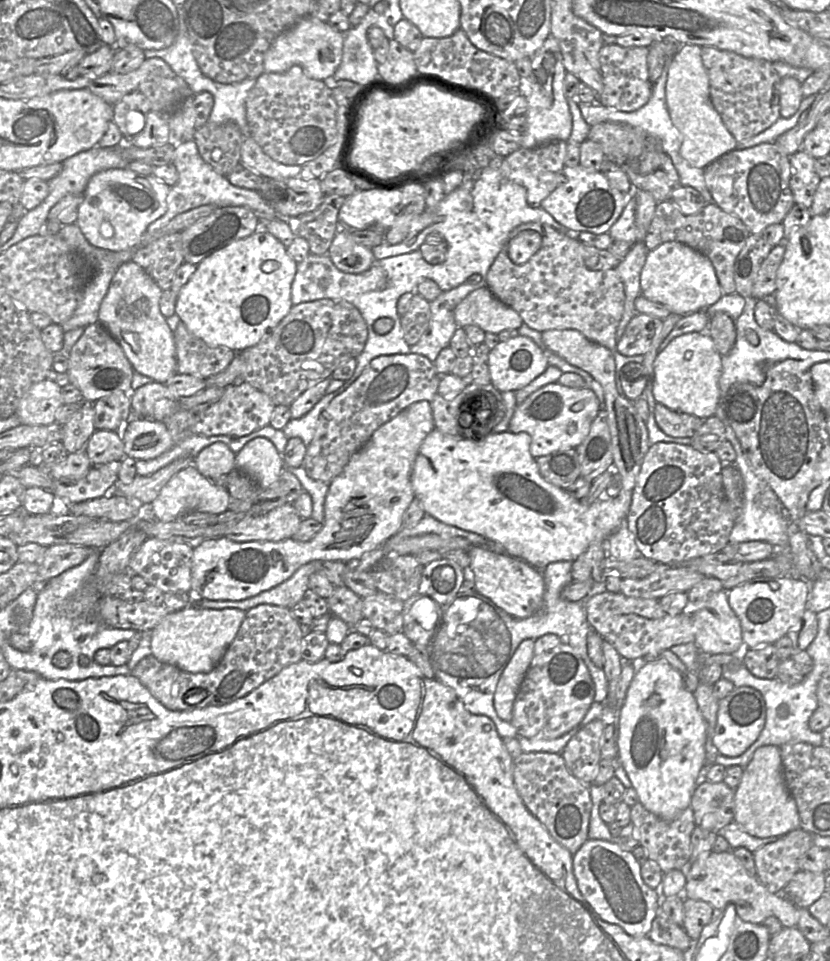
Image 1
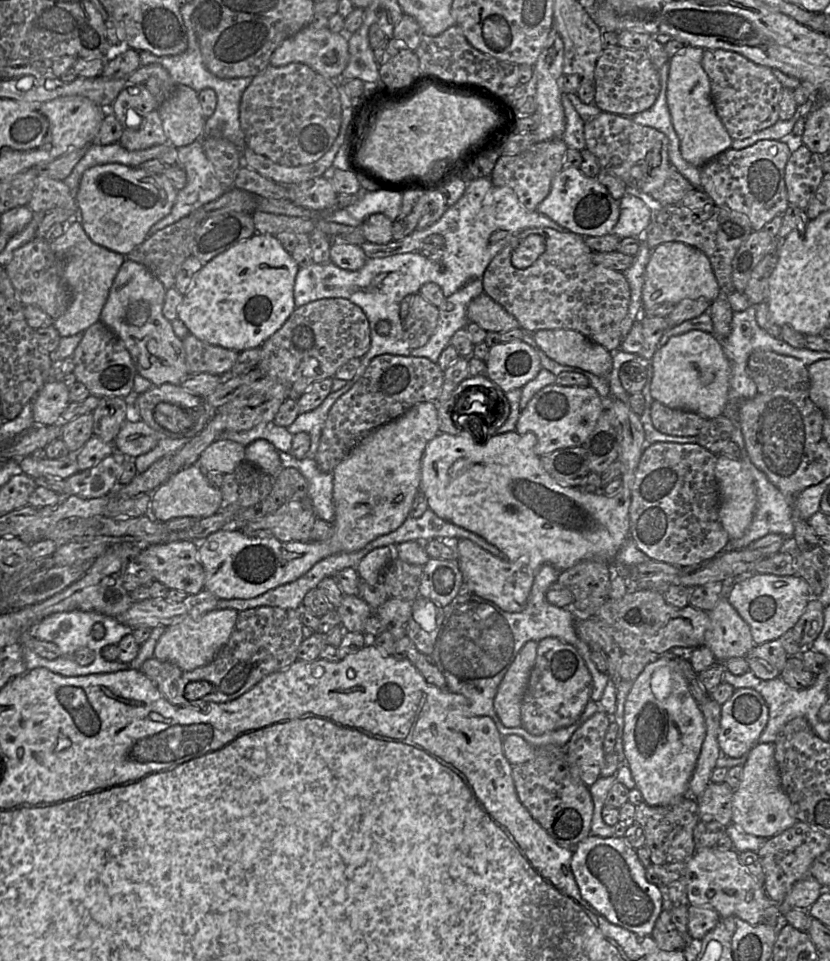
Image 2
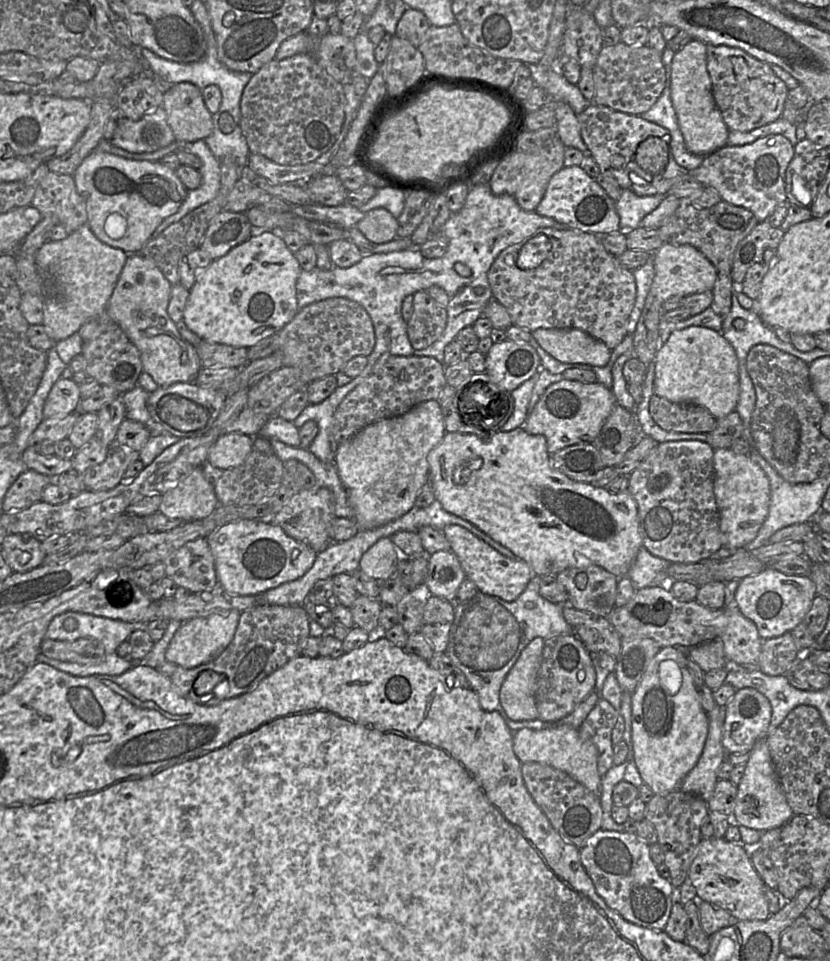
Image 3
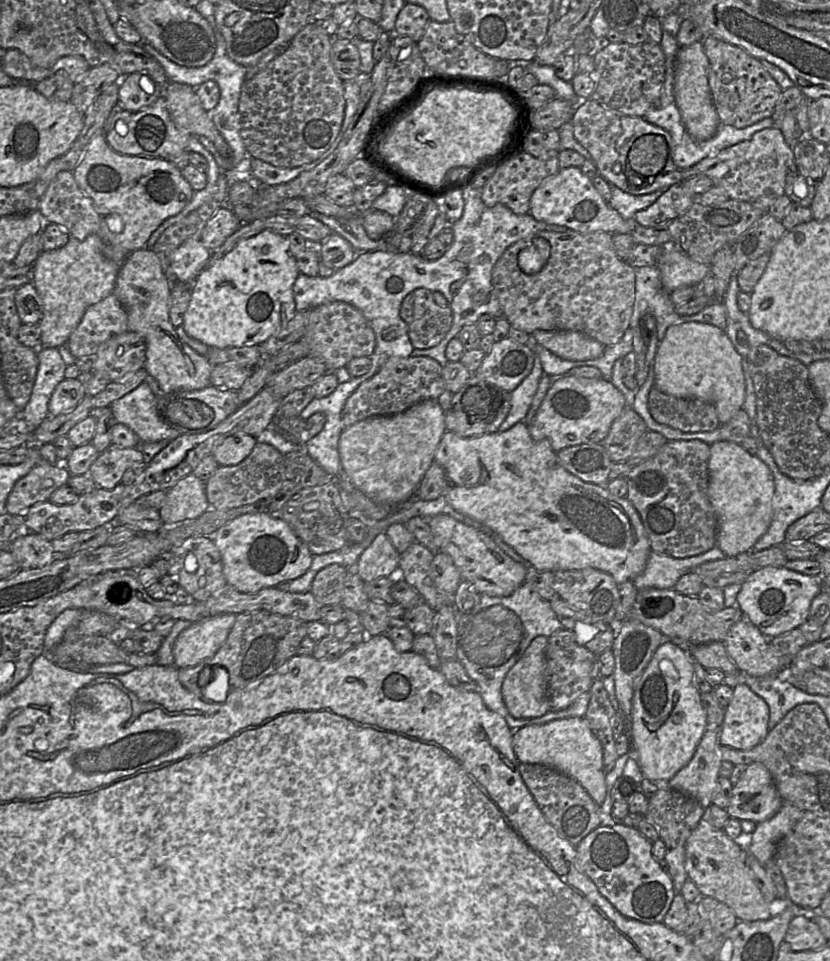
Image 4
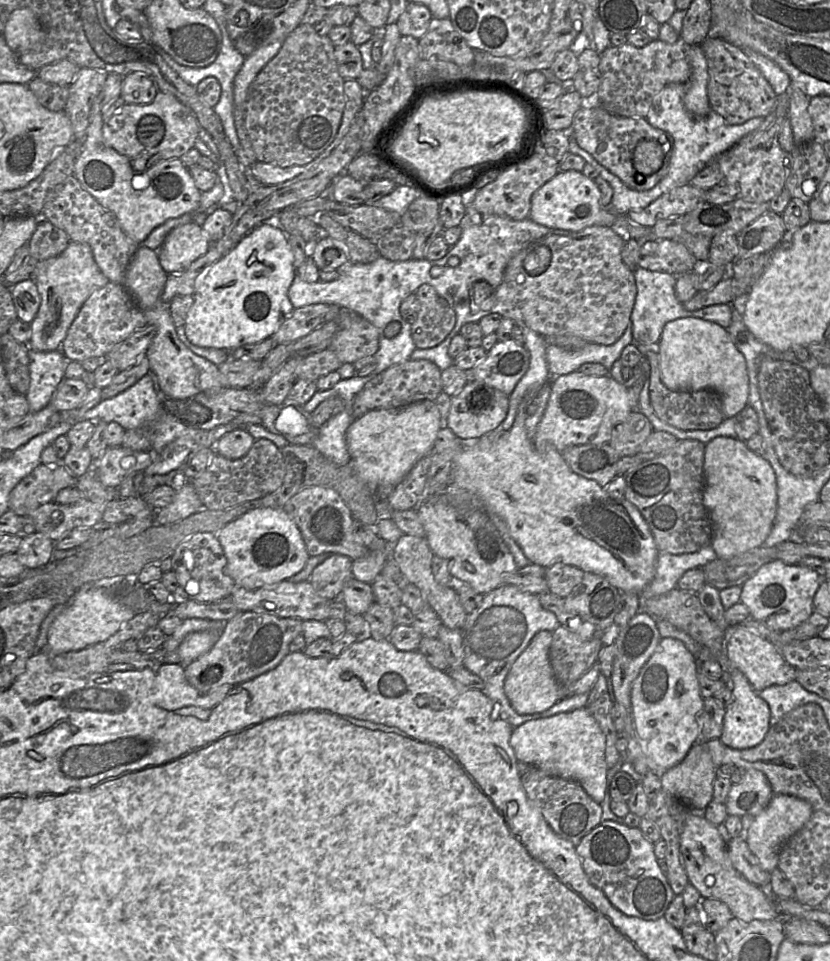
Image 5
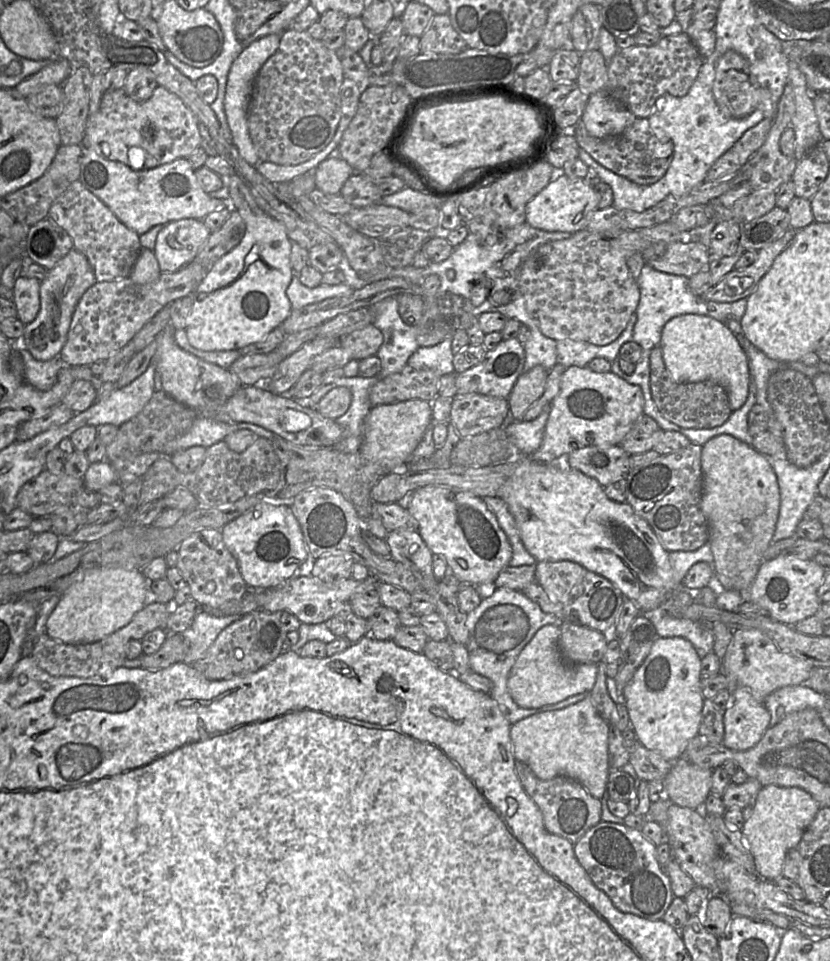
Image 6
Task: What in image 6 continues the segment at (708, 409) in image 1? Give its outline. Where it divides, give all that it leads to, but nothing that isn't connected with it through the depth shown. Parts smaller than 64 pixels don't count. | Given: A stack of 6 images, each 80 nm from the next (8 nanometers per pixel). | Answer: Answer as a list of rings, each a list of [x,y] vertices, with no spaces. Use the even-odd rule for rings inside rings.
[[[699,314],[673,317],[663,327],[659,346],[662,349],[664,364],[673,381],[677,383],[712,381],[721,385],[728,394],[732,411],[745,403],[750,383],[748,358],[725,323]]]

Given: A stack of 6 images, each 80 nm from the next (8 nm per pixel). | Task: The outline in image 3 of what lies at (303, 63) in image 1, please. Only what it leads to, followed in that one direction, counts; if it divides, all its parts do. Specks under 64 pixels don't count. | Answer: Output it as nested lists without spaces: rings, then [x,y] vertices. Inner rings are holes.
[[[306,31],[300,32],[280,45],[276,59],[283,60],[302,53],[314,55],[327,73],[343,85],[351,82],[355,73],[356,49],[350,38],[341,33],[311,38]]]

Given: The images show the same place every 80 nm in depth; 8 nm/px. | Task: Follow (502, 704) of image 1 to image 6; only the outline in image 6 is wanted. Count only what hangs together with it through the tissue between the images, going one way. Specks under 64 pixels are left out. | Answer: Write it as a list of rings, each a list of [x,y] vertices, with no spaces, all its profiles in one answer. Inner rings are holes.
[[[556,624],[541,627],[518,655],[508,677],[508,691],[522,708],[556,704],[579,693],[589,693],[597,676],[597,663],[567,662],[558,647],[560,628]]]

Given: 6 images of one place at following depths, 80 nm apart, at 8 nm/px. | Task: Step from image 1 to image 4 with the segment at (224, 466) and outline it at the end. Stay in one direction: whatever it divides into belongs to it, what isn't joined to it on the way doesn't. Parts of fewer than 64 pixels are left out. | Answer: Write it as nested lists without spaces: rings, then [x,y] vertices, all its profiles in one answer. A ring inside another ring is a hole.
[[[242,431],[223,437],[213,448],[212,455],[220,466],[234,466],[253,450],[257,440]]]

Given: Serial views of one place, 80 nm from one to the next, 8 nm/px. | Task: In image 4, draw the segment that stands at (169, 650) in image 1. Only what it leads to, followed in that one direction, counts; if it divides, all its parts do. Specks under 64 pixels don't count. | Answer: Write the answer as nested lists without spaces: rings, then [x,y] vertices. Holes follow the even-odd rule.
[[[237,614],[203,618],[183,630],[173,646],[174,666],[187,668],[215,655],[226,641]]]

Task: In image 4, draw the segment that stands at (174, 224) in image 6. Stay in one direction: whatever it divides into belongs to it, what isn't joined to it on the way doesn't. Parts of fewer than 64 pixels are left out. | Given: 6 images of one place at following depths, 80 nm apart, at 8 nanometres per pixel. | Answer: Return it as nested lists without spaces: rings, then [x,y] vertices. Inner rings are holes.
[[[190,240],[173,253],[171,268],[173,282],[192,284],[198,274],[209,264],[211,250],[201,240]]]

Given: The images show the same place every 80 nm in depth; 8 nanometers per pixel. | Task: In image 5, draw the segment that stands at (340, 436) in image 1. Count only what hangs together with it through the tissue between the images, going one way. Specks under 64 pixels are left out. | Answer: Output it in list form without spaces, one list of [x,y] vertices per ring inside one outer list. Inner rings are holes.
[[[409,359],[395,364],[368,381],[356,394],[353,405],[353,419],[358,419],[366,412],[380,408],[399,408],[420,400],[435,401],[442,392],[441,370],[426,359]]]

